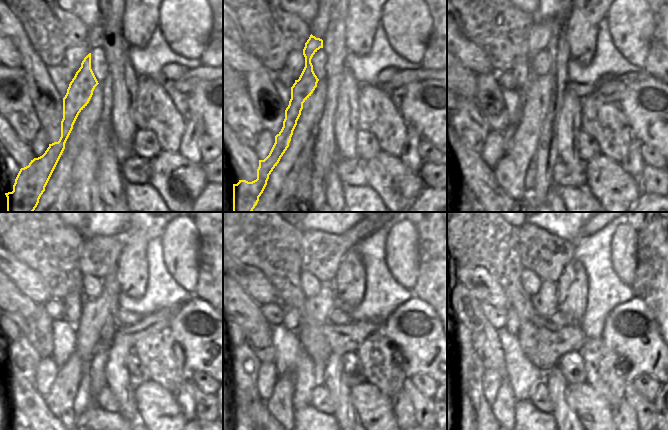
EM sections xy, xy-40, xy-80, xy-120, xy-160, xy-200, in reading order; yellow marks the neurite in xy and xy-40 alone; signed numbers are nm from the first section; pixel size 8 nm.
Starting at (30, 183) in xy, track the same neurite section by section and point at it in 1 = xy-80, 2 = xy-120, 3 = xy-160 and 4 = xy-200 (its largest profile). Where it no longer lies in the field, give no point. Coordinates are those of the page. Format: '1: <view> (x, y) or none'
1: xy-80 (540, 34)
2: xy-120 (99, 255)
3: xy-160 (321, 253)
4: xy-200 (547, 255)

